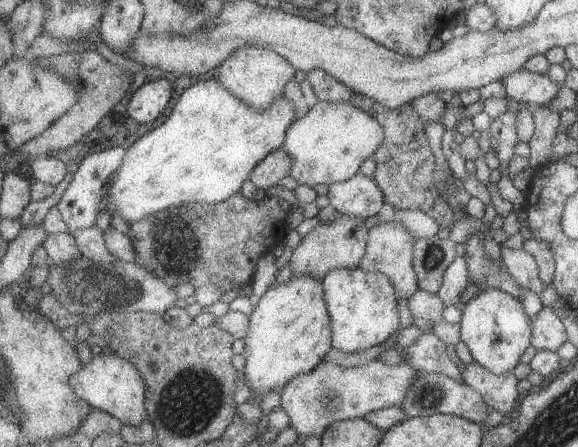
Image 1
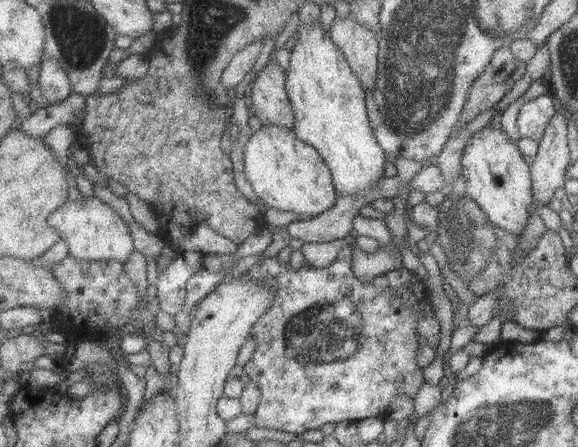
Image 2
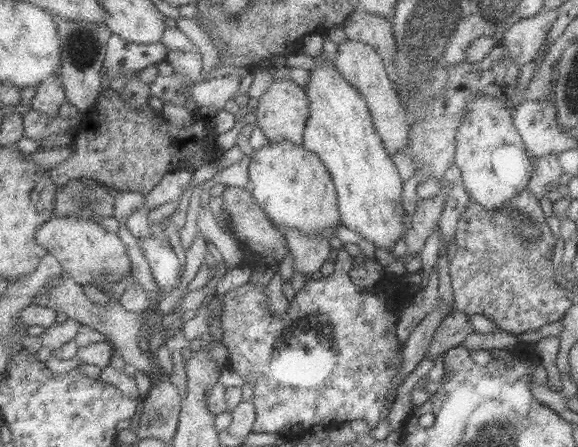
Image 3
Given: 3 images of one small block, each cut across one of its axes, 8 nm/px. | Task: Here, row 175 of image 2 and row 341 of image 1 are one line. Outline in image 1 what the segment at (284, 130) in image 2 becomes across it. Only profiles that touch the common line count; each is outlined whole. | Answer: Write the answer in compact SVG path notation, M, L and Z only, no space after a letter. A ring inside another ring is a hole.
M292 276L287 282L273 284L260 298L259 304L253 308L250 315L249 332L246 340L247 346L243 354L246 359L246 380L254 392L261 397L269 394L271 390L281 390L289 381L299 374L311 373L333 346L332 320L329 304L325 298L324 280L317 280L313 276Z

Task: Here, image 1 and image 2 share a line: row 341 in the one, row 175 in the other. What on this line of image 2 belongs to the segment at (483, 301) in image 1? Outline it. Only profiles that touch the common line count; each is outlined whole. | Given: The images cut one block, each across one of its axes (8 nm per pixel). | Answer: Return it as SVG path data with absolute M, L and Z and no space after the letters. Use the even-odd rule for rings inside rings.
M496 122L473 133L463 147L460 174L465 182L464 197L484 212L491 226L512 234L522 233L531 209L531 179L515 139L509 139Z

